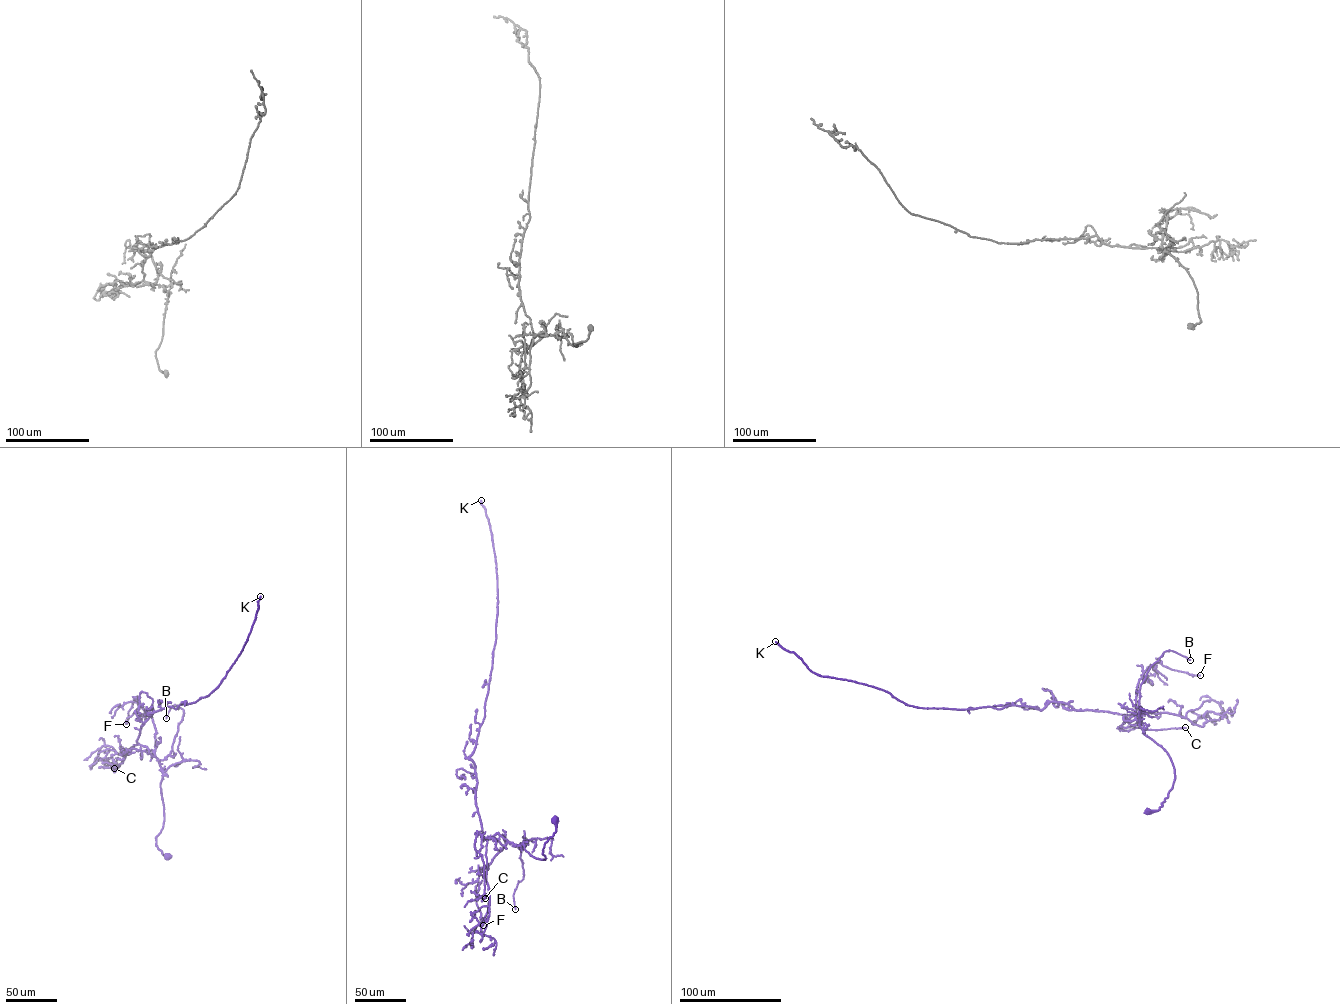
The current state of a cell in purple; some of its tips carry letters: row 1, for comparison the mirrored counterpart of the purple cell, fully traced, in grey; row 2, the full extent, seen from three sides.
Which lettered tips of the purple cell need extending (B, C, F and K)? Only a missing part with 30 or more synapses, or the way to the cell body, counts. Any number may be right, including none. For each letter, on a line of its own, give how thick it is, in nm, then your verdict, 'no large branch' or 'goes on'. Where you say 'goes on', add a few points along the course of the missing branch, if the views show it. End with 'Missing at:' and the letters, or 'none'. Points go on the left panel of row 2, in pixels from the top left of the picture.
B: calibre 160 nm; no large branch
C: calibre 320 nm; no large branch
F: calibre 200 nm; no large branch
K: calibre 360 nm; goes on; course (260, 596), (266, 587), (275, 552), (270, 521), (268, 527)
Missing at: K

